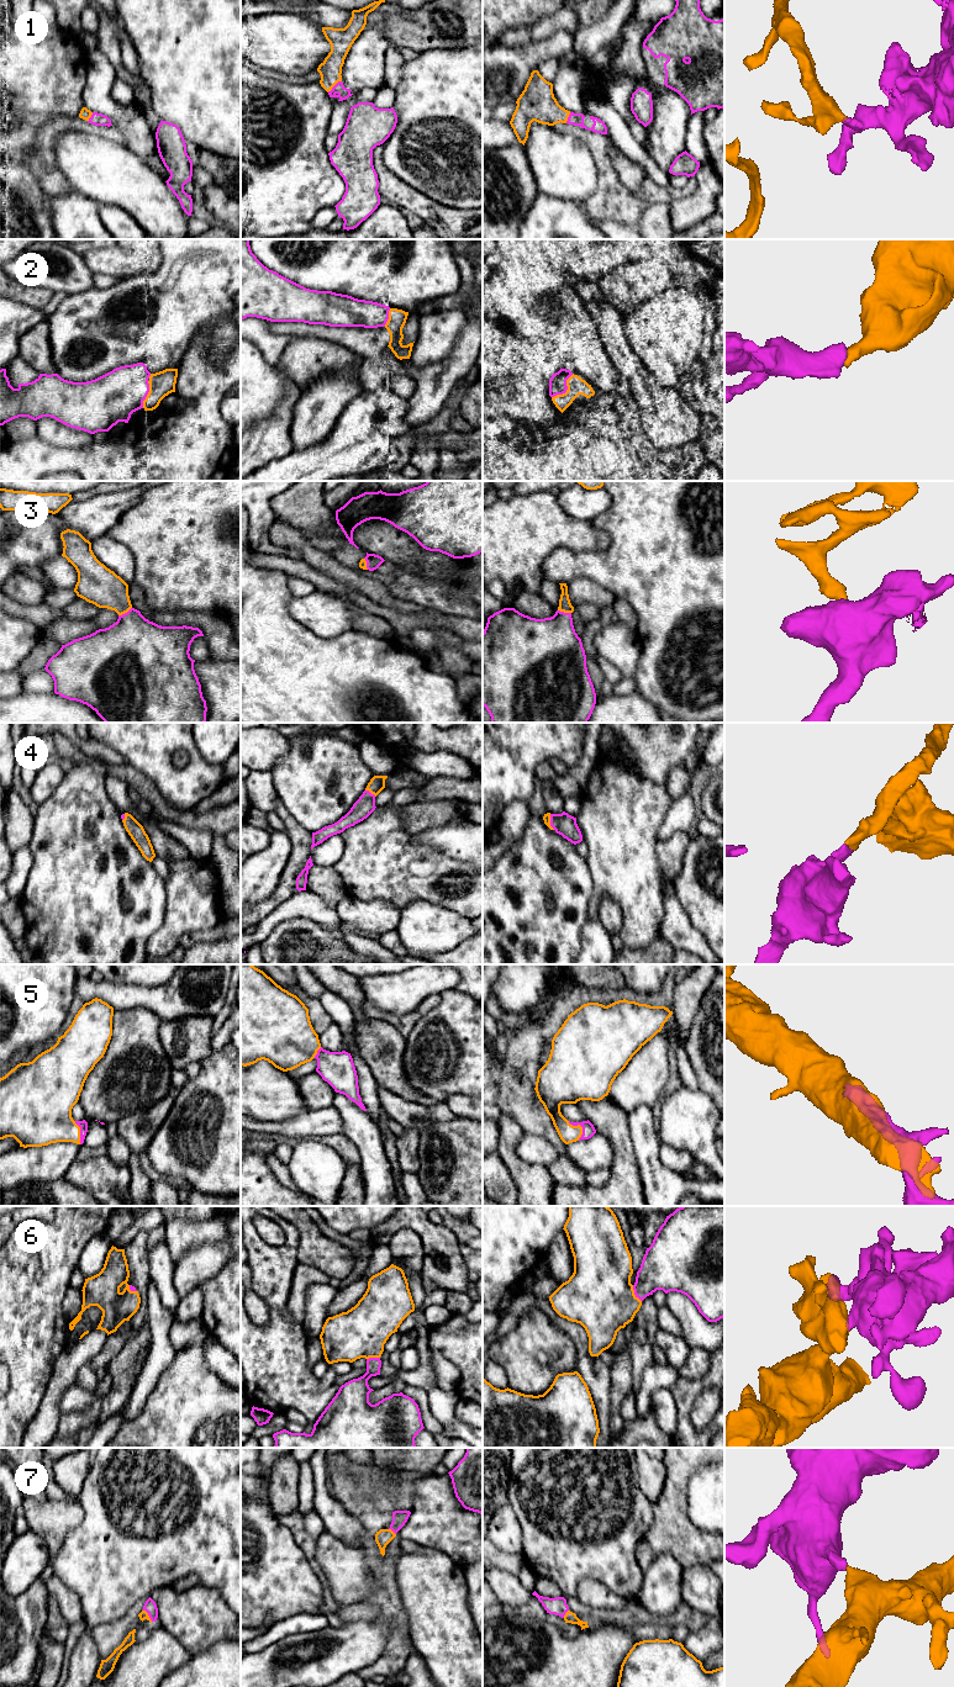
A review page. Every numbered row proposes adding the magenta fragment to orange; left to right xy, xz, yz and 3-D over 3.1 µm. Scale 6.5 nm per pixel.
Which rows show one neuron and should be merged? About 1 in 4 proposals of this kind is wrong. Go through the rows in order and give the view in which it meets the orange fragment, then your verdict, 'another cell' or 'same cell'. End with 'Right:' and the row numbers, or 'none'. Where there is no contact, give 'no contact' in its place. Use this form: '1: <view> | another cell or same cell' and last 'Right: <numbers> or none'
1: xz | same cell
2: yz | same cell
3: xy | same cell
4: yz | same cell
5: yz | same cell
6: yz | same cell
7: yz | same cell
Right: 1, 2, 3, 4, 5, 6, 7

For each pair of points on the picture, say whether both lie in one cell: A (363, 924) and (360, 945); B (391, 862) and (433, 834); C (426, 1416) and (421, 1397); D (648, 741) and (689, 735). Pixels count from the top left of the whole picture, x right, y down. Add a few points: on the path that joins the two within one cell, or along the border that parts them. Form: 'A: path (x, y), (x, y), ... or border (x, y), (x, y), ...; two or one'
A: border (353, 930), (362, 934); two
B: border (411, 835), (415, 842), (432, 846), (446, 855); two
C: path (425, 1411), (422, 1402); one
D: path (658, 741), (679, 741); one

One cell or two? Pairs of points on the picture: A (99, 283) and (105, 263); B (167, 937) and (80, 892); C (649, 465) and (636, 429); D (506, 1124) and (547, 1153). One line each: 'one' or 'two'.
A: two
B: two
C: one
D: two

